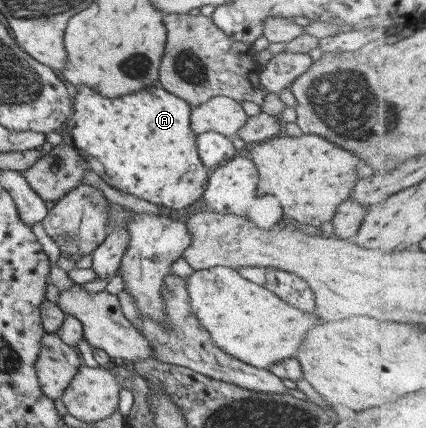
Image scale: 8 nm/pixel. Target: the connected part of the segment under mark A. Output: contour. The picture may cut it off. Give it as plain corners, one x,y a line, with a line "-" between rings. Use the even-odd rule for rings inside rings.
152,86
120,98
102,98
88,88
78,88
74,112
65,126
73,148
108,186
165,211
178,210
201,198
209,175
196,152
196,134
190,130
191,107
167,90

